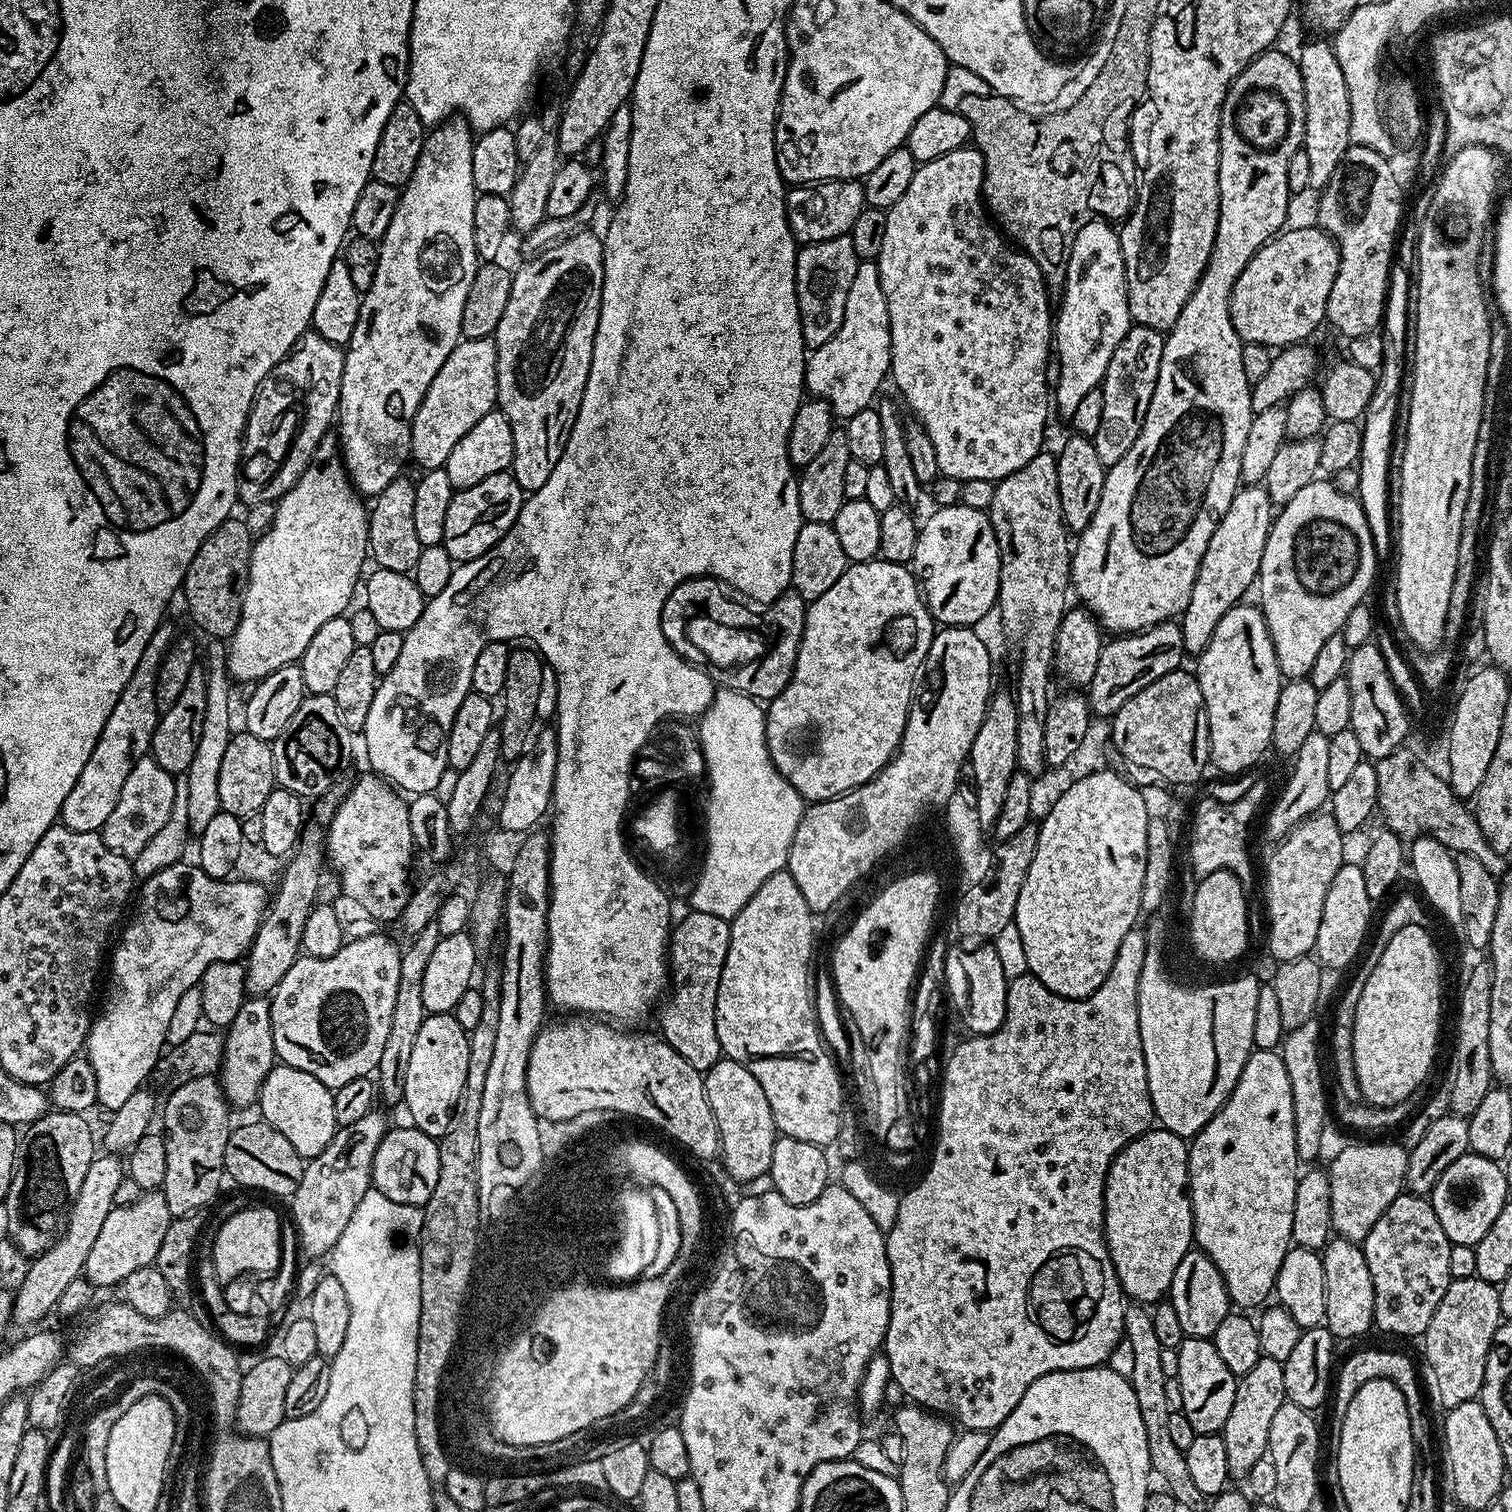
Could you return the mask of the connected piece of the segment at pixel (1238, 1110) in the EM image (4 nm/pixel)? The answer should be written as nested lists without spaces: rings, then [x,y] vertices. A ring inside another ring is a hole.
[[[1276,1050],[1253,1051],[1228,1099],[1188,1144],[1188,1191],[1192,1197],[1194,1244],[1218,1266],[1228,1299],[1237,1309],[1259,1309],[1265,1303],[1263,1300],[1273,1295],[1278,1270],[1282,1270],[1282,1262],[1292,1244],[1296,1167],[1294,1106],[1284,1057]]]

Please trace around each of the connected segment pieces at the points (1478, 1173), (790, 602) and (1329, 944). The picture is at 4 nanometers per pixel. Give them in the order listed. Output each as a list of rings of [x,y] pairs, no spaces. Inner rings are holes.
[[[1466,1154],[1462,1158],[1458,1158],[1458,1162],[1450,1162],[1450,1166],[1446,1166],[1446,1170],[1442,1170],[1442,1178],[1438,1178],[1438,1182],[1432,1187],[1430,1199],[1434,1206],[1434,1214],[1438,1214],[1438,1222],[1442,1226],[1442,1230],[1446,1230],[1446,1238],[1449,1242],[1452,1245],[1475,1246],[1484,1237],[1486,1230],[1490,1230],[1490,1226],[1494,1226],[1494,1218],[1498,1218],[1502,1206],[1509,1203],[1510,1194],[1506,1190],[1504,1169],[1497,1161]]]
[[[789,590],[781,594],[773,604],[767,605],[767,612],[768,624],[776,631],[772,645],[766,648],[763,655],[755,662],[748,662],[737,667],[731,673],[733,676],[730,680],[731,687],[735,688],[736,691],[746,694],[752,700],[761,702],[770,702],[774,698],[778,698],[778,694],[782,694],[782,690],[786,690],[786,686],[794,674],[798,646],[802,642],[802,630],[808,613],[808,604],[795,590]]]
[[[1346,862],[1334,874],[1334,882],[1330,882],[1330,890],[1326,890],[1326,902],[1322,906],[1322,926],[1318,926],[1318,938],[1314,949],[1315,959],[1325,969],[1344,968],[1356,963],[1361,948],[1370,936],[1368,923],[1372,920],[1374,901],[1366,894],[1366,882],[1362,878],[1360,864]]]

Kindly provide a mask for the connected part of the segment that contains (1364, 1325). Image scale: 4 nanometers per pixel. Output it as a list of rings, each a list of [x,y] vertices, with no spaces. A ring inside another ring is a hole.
[[[1329,1239],[1322,1249],[1326,1278],[1326,1327],[1337,1341],[1356,1340],[1374,1328],[1374,1282],[1366,1266],[1364,1249],[1357,1241]]]

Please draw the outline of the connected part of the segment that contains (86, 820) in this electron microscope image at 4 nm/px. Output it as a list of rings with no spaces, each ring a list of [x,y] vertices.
[[[168,622],[161,623],[154,630],[146,650],[142,650],[142,658],[138,658],[138,666],[134,666],[134,674],[130,674],[126,690],[122,690],[114,710],[110,710],[110,718],[106,718],[106,726],[102,726],[102,734],[90,754],[90,762],[82,766],[82,774],[78,774],[74,790],[70,790],[70,794],[66,794],[66,802],[62,802],[58,820],[70,830],[100,832],[114,806],[118,806],[118,794],[122,794],[122,785],[130,770],[134,770],[136,763],[151,749],[158,719],[156,679],[162,658],[171,648],[173,639],[171,626]]]

